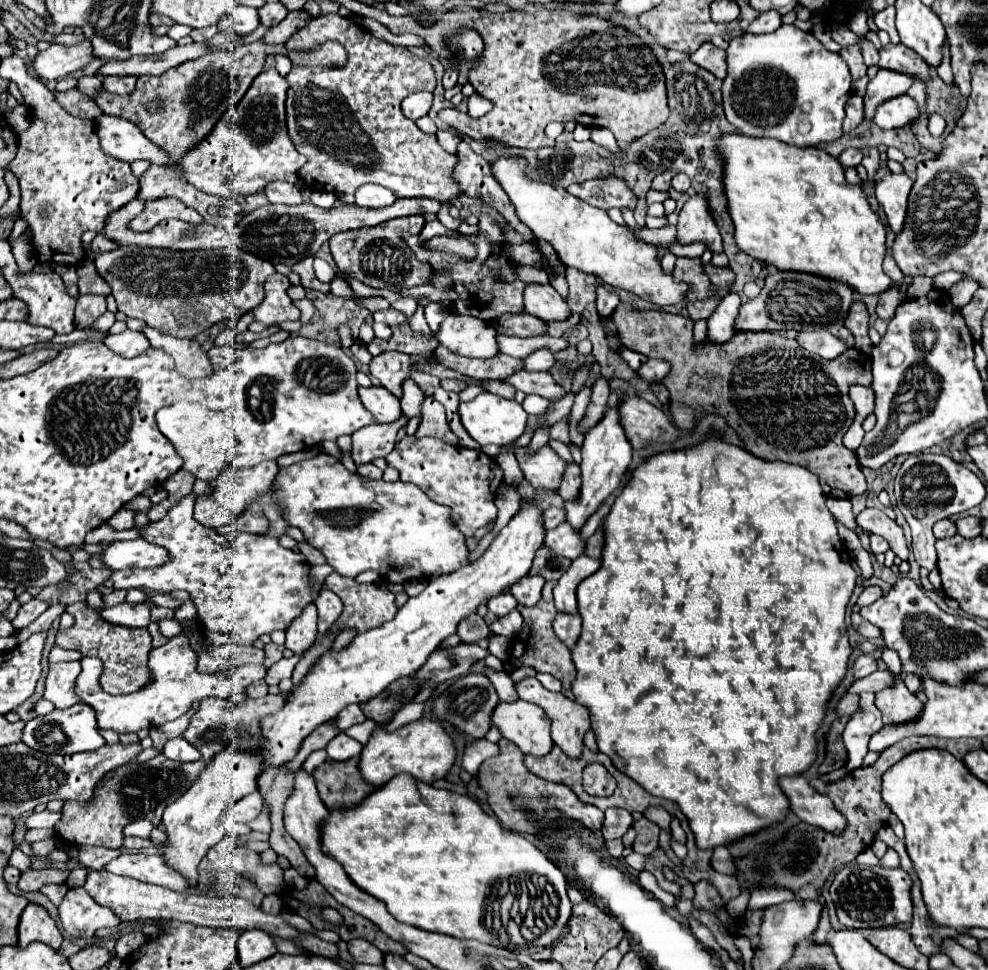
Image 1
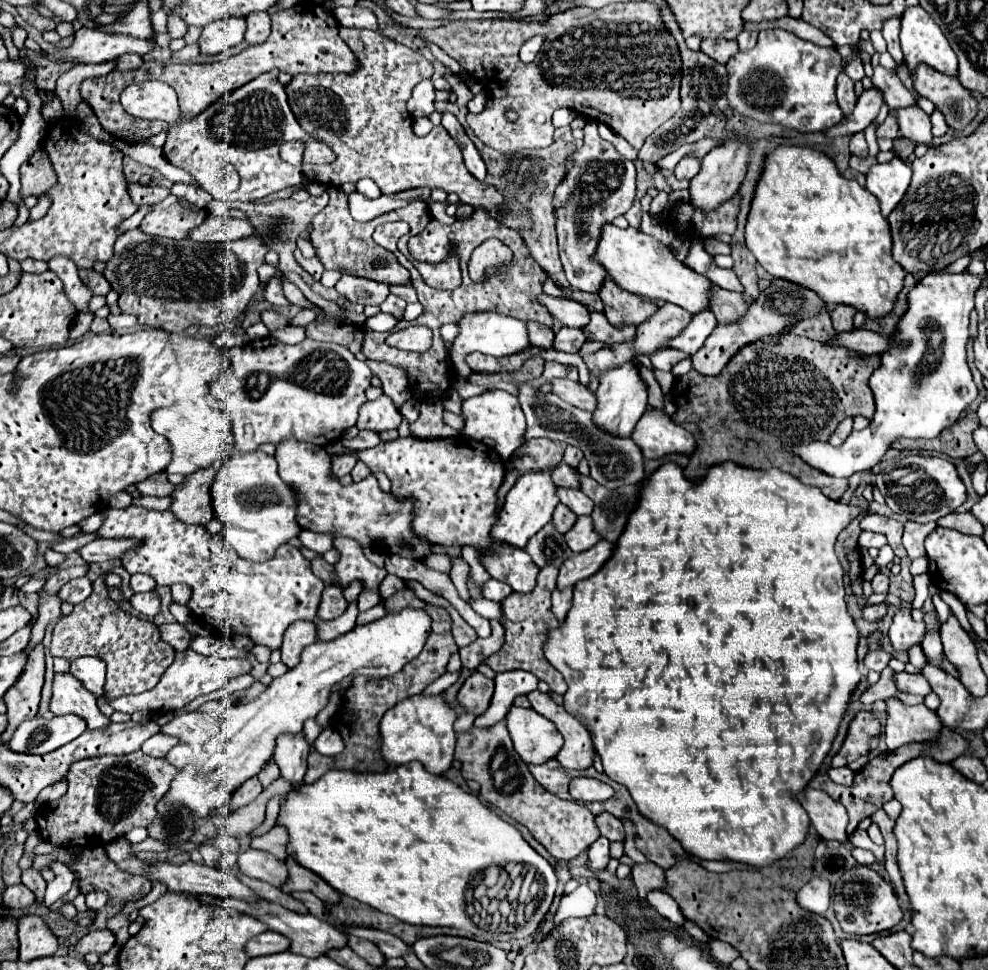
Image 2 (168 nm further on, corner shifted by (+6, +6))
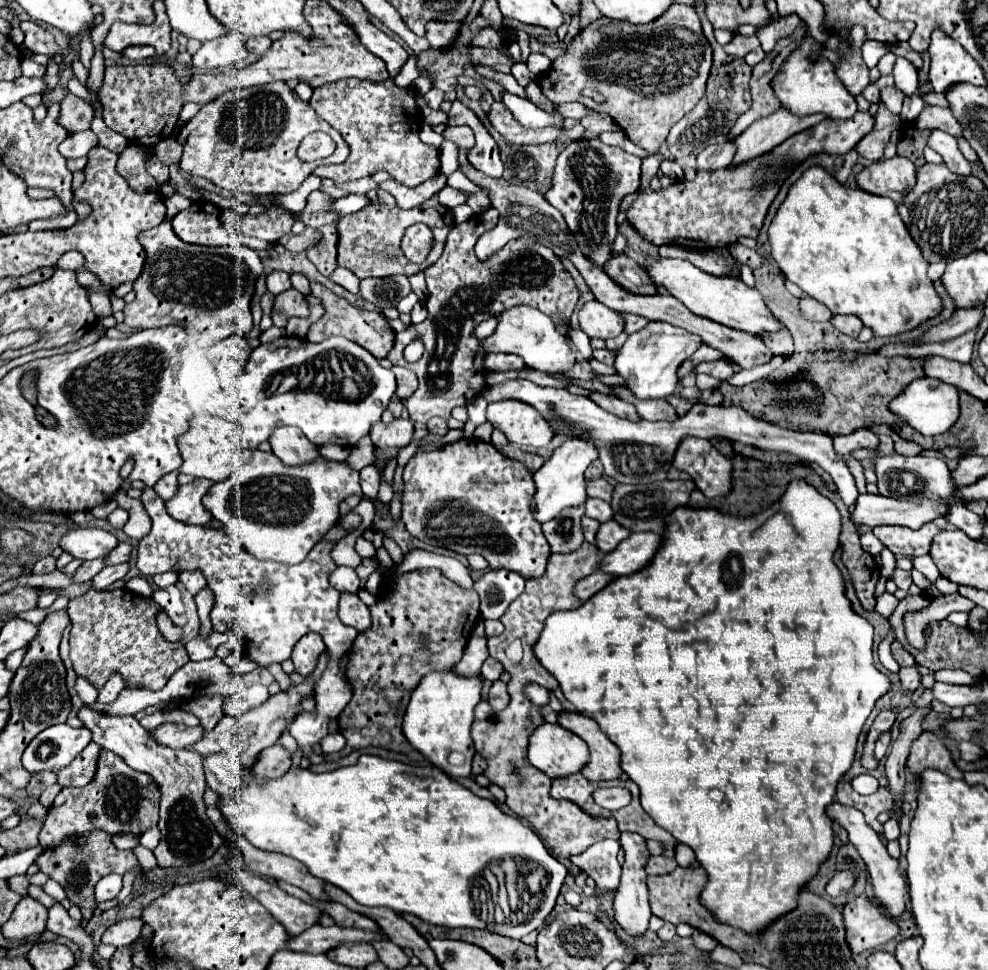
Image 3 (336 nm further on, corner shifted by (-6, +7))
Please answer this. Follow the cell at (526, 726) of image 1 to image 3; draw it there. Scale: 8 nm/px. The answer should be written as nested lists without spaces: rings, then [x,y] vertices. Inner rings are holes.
[[[543,722],[531,732],[529,762],[549,778],[577,774],[587,760],[587,744],[559,724]]]

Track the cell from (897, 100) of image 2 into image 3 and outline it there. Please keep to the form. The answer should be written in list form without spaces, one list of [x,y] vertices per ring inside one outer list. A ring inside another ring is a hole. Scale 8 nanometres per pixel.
[[[925,104],[925,108],[921,110],[921,114],[915,118],[915,126],[919,126],[919,130],[945,130],[951,136],[961,136],[961,126],[955,120],[955,116],[951,114],[949,108],[941,108],[941,106],[929,106]]]

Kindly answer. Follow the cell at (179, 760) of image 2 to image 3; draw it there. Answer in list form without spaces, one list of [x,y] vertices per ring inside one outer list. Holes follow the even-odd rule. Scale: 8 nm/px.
[[[211,754],[203,758],[203,772],[207,786],[221,798],[219,810],[229,820],[233,830],[237,830],[247,842],[267,852],[281,852],[297,858],[313,876],[345,890],[363,906],[385,906],[395,912],[415,914],[417,918],[437,926],[487,928],[499,935],[521,940],[544,925],[567,876],[567,868],[547,852],[541,838],[529,826],[525,826],[519,818],[501,812],[491,800],[475,796],[469,788],[451,780],[435,766],[409,766],[397,760],[363,754],[355,766],[323,774],[291,768],[281,780],[267,782],[261,788],[253,782],[251,770],[243,768],[225,754]],[[515,856],[539,862],[551,876],[551,890],[547,890],[539,910],[526,923],[515,926],[508,923],[485,924],[473,912],[471,878],[475,878],[487,862]]]

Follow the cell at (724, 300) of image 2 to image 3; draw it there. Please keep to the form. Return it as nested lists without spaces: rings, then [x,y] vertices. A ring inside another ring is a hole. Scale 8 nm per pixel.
[[[786,327],[780,331],[777,330],[776,333],[763,333],[760,338],[771,351],[773,357],[778,355],[789,357],[796,352],[792,336]]]

